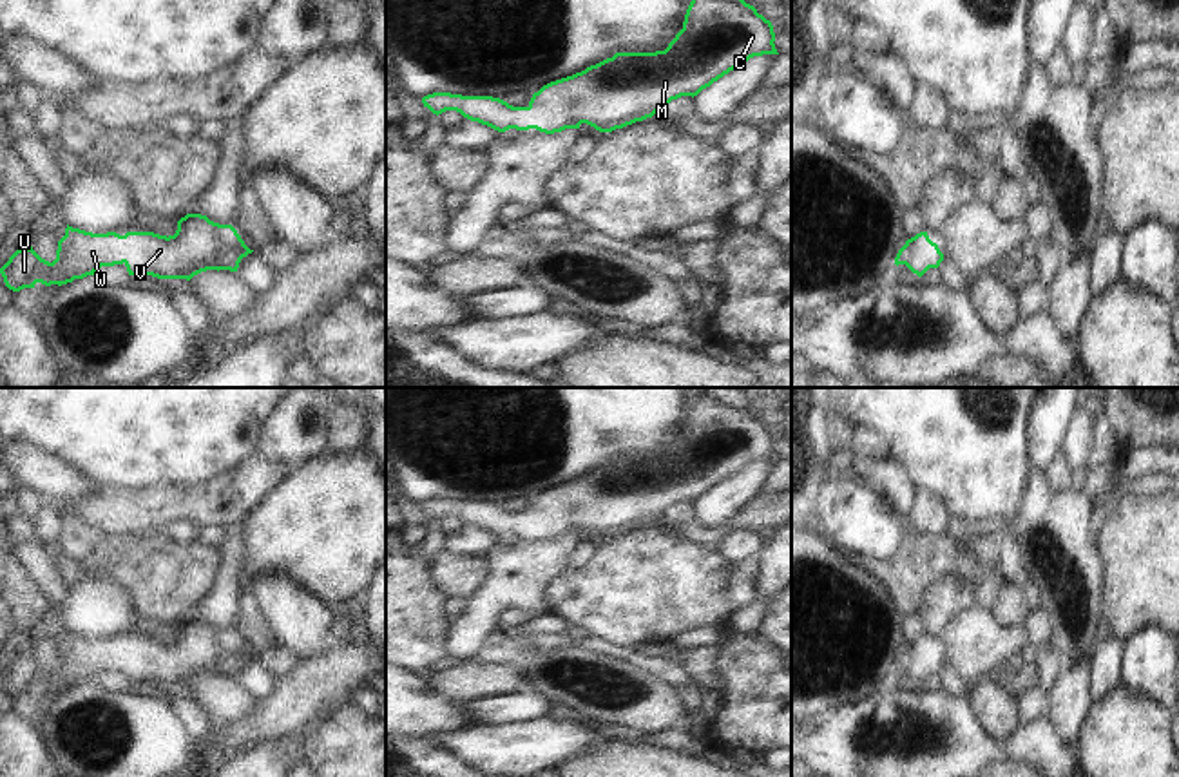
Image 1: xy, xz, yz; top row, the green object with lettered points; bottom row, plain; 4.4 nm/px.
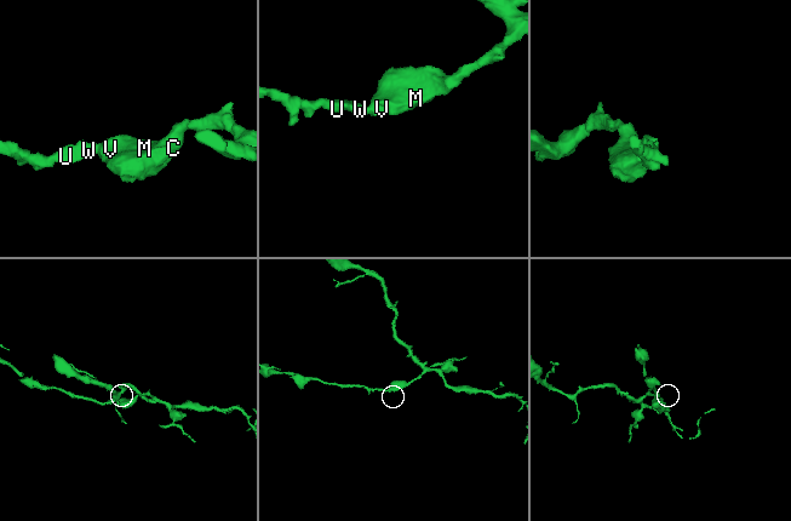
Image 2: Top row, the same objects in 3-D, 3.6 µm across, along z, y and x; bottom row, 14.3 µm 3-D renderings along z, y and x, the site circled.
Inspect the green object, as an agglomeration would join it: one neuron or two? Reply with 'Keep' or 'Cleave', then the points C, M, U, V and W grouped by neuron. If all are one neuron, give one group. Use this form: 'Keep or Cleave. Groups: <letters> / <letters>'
Keep. Groups: C M U V W.

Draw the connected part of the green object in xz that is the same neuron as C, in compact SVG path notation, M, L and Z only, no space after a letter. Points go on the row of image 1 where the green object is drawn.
M692 0L683 29L665 51L616 53L612 58L590 65L581 72L543 85L532 94L527 107L513 107L493 96L462 96L451 92L427 94L422 98L422 103L436 116L446 110L456 110L464 118L498 132L536 129L554 134L565 129L580 129L581 123L599 132L612 132L652 118L672 100L697 96L703 89L744 65L753 56L779 54L773 42L772 22L744 0Z

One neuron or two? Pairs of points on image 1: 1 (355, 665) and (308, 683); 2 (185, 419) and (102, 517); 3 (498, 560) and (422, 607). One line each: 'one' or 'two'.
1: one
2: two
3: two

